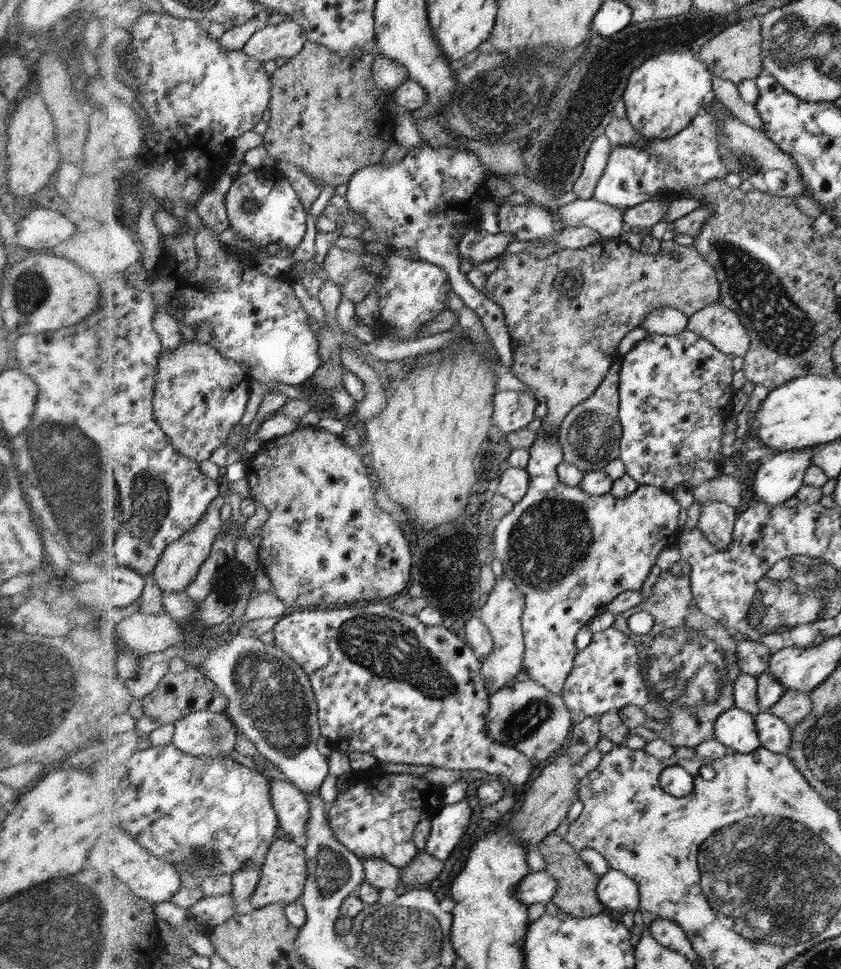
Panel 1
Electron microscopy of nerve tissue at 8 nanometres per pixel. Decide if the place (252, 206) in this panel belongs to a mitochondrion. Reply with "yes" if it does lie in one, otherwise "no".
yes

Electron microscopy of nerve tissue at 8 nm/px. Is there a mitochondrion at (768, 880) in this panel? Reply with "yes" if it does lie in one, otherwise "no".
yes

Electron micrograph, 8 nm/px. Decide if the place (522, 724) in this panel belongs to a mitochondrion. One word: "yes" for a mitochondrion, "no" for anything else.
yes

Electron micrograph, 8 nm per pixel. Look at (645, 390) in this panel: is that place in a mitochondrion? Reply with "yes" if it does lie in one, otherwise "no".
no

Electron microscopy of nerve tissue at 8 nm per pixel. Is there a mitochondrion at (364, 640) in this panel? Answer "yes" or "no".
yes

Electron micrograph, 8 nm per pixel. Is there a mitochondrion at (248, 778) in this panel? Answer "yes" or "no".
no

